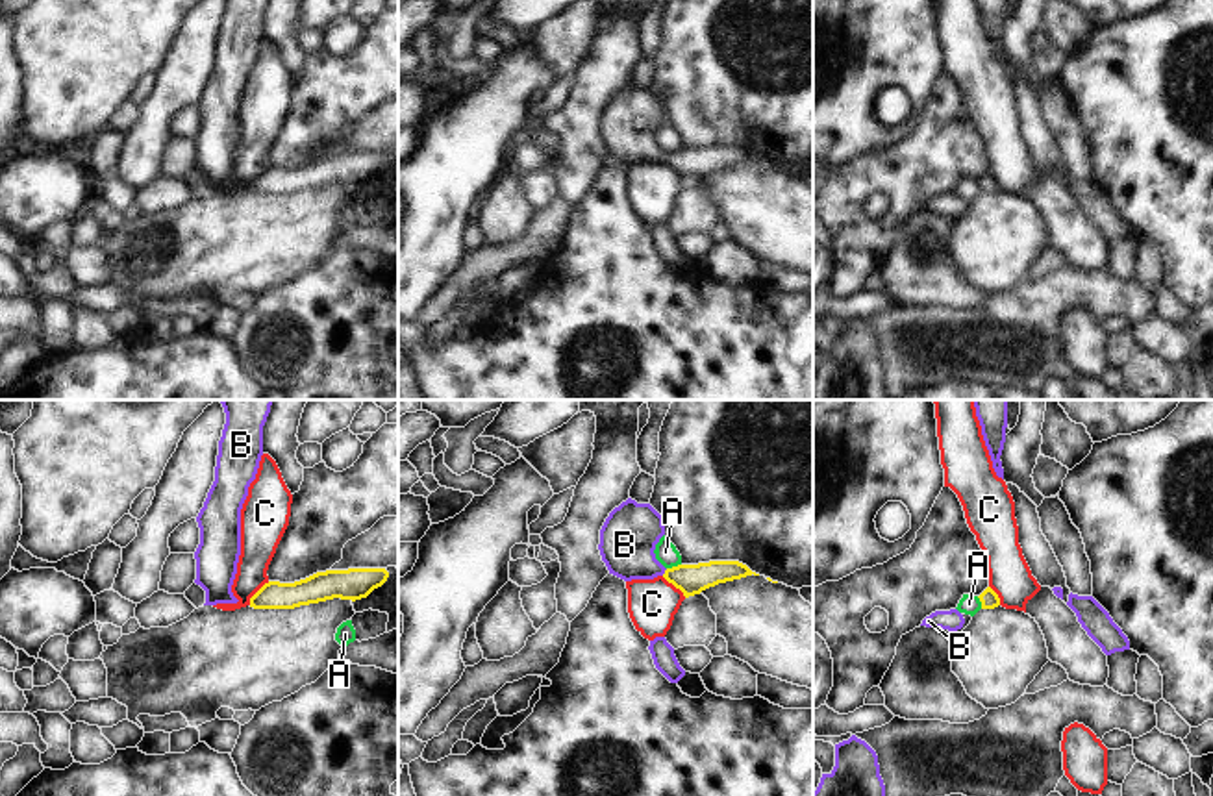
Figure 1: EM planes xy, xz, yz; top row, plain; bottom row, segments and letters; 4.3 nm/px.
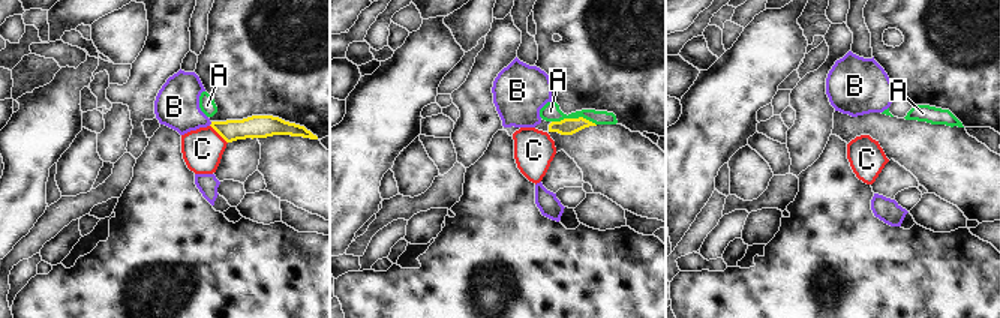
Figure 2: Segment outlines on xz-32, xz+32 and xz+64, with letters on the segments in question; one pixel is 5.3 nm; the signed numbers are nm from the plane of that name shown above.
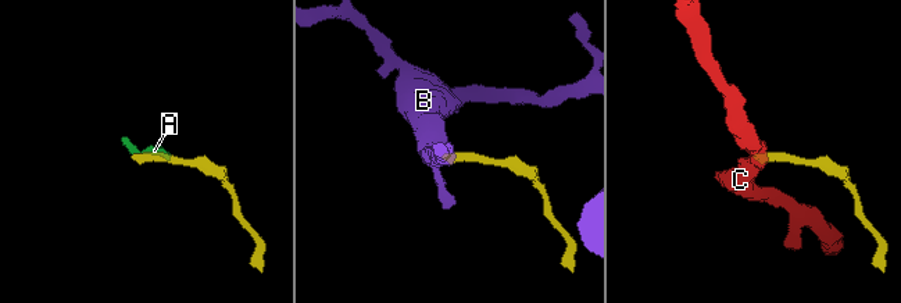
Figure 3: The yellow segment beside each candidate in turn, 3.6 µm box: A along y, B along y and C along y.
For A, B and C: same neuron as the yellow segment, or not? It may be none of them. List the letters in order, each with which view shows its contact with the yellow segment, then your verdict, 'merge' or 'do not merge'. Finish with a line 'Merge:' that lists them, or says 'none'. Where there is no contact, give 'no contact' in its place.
A: xz | do not merge
B: xz | merge
C: xy | do not merge
Merge: B

